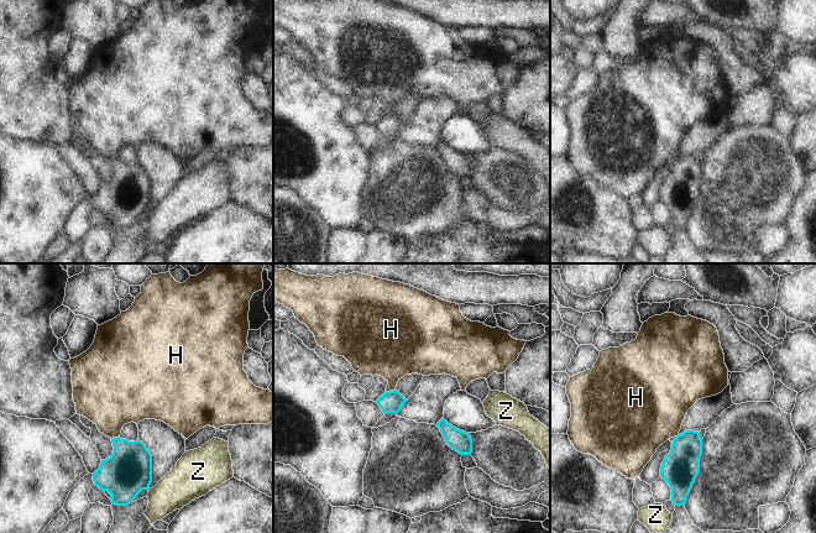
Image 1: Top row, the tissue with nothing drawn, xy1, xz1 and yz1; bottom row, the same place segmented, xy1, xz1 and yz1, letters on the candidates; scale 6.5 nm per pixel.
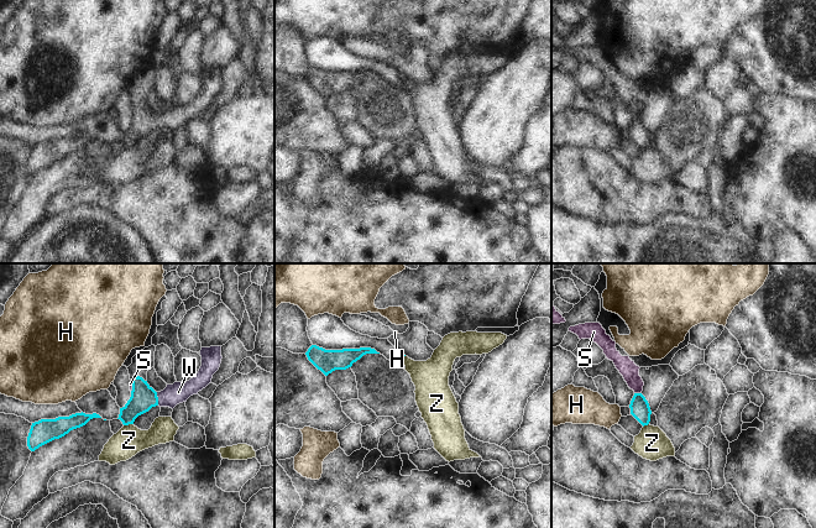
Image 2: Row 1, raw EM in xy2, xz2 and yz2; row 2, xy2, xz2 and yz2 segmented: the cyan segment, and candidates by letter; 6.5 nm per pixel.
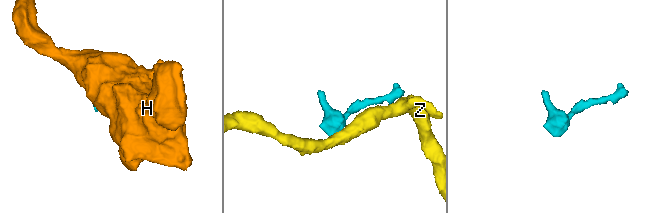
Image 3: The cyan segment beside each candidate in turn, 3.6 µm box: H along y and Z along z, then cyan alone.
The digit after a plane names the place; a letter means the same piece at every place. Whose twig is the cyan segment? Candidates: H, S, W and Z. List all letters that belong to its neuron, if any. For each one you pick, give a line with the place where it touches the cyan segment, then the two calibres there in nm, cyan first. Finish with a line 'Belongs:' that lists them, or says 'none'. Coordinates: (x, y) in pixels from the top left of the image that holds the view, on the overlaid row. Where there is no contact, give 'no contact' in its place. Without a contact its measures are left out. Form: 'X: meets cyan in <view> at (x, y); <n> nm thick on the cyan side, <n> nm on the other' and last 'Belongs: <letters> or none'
W: meets cyan in xy2 at (157, 398); 160 nm thick on the cyan side, 140 nm on the other
Belongs: W

